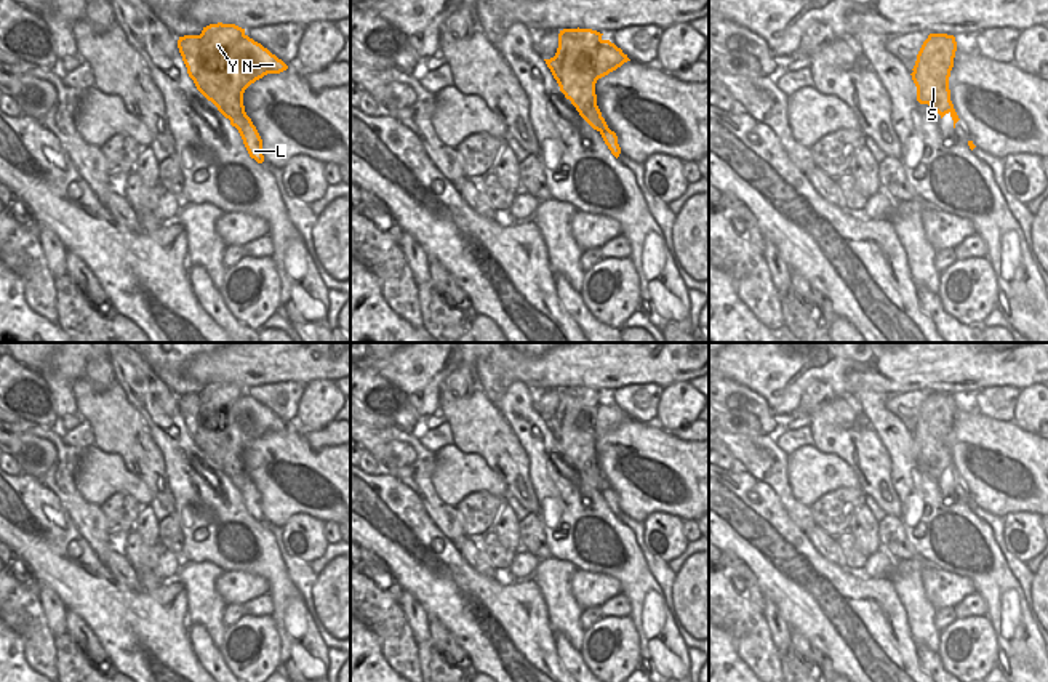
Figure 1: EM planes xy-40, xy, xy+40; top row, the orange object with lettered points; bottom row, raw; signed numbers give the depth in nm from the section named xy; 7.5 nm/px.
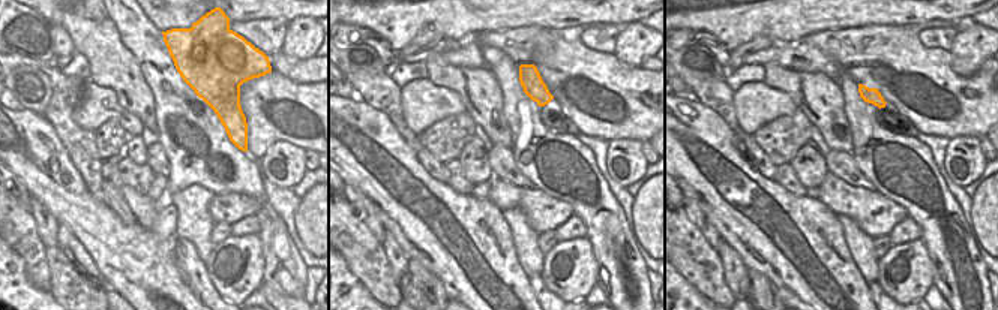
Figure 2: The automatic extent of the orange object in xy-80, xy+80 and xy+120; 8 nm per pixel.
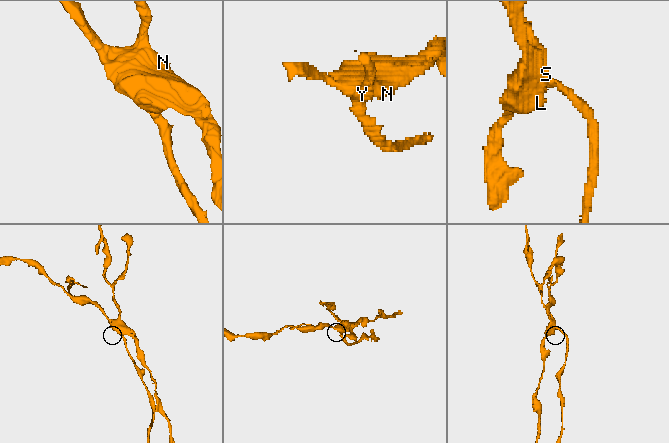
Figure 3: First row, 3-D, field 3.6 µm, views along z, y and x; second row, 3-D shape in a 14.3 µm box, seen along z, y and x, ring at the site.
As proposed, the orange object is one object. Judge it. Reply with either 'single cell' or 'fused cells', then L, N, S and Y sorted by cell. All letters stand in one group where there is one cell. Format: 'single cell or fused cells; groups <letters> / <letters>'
fused cells; groups L N / S Y

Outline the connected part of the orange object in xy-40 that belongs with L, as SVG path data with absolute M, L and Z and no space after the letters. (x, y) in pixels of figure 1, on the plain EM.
M200 394L179 395L178 407L197 448L238 488L250 516L262 522L262 498L245 471L243 451L256 439L288 424L248 394L227 410L226 426L216 431L208 431L202 419Z

